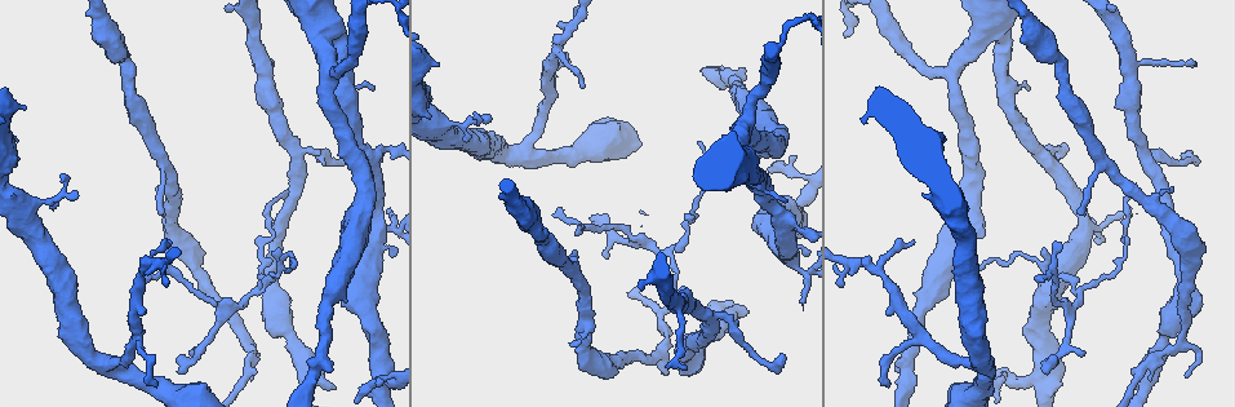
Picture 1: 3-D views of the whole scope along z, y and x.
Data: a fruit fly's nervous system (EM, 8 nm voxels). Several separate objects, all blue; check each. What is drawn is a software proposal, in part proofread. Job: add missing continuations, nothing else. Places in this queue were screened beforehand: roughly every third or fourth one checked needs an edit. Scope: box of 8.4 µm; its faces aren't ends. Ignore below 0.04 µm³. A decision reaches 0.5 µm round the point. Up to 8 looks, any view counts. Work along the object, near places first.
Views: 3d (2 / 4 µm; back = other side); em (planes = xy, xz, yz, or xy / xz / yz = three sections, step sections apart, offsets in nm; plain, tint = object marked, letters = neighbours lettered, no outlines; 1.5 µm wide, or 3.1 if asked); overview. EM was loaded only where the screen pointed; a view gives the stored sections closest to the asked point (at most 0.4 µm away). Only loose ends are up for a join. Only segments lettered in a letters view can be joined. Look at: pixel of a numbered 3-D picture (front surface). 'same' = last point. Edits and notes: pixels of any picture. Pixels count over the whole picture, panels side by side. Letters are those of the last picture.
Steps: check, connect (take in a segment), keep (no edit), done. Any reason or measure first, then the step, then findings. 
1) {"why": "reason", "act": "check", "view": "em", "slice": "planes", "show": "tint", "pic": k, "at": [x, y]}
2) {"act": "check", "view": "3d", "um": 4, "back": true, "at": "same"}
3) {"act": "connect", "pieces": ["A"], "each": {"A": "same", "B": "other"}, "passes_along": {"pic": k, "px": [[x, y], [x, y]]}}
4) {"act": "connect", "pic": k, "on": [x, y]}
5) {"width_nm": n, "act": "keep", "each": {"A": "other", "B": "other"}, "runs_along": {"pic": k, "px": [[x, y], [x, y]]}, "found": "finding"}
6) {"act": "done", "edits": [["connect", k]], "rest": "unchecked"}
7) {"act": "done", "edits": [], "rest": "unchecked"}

{"act": "check", "view": "em", "slice": "planes", "show": "letters", "pic": 1, "at": [914, 242]}

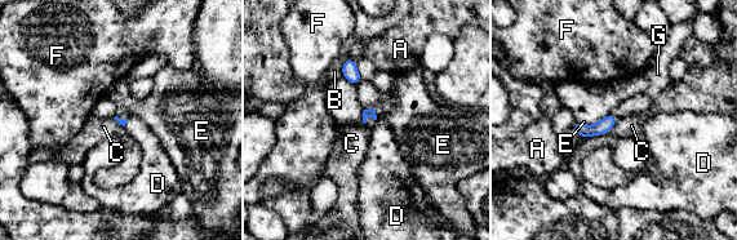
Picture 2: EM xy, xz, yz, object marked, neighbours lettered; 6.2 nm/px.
{"act": "connect", "pieces": ["G"], "each": {"A": "other", "B": "other", "C": "other", "D": "other", "E": "other", "F": "other", "G": "same"}, "passes_along": {"pic": 2, "px": [[371, 112], [368, 116], [371, 121]]}, "found": "it goes on there"}

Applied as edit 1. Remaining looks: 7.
{"why": "redraw", "act": "check", "view": "overview"}

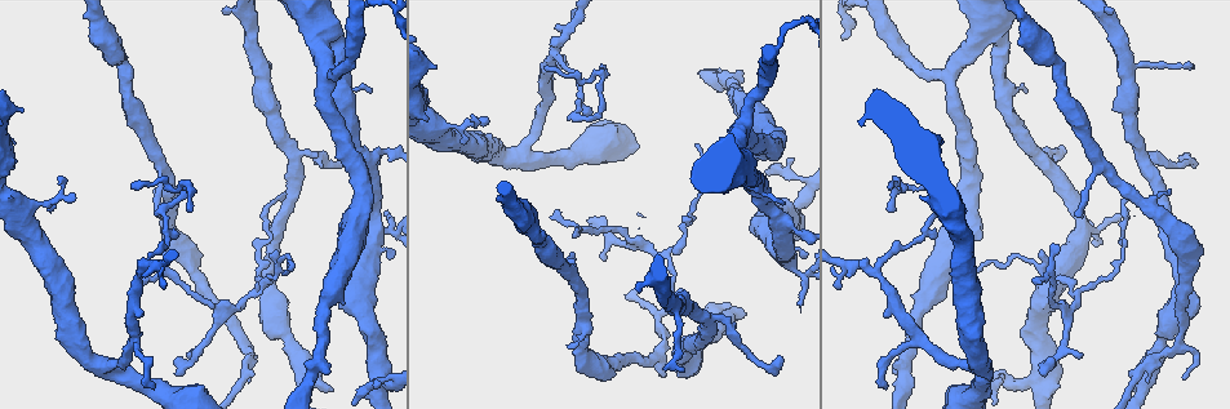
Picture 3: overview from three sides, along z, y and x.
{"why": "free end", "act": "check", "view": "em", "slice": "planes", "show": "letters", "pic": 3, "at": [667, 368]}

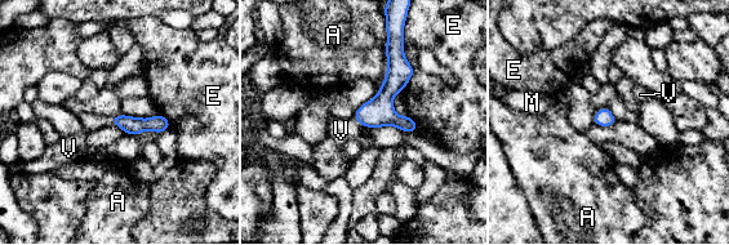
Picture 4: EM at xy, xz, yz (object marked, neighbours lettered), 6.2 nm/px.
{"width_nm": 110, "act": "connect", "pieces": ["V"], "each": {"A": "other", "E": "other", "M": "other", "V": "same"}, "passes_along": {"pic": 4, "px": [[377, 112], [358, 120], [341, 130]]}, "found": "it goes on there"}

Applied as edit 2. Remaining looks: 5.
{"why": "free end", "act": "check", "view": "em", "slice": "planes", "show": "letters", "pic": 3, "at": [1041, 281]}

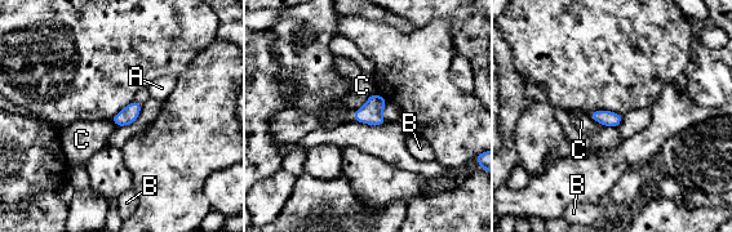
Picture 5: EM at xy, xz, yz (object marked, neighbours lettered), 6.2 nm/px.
{"act": "keep", "each": {"A": "other", "B": "other", "C": "other"}, "border": {"pic": 5, "px": [[375, 92], [355, 111]]}, "found": "none of them fits"}

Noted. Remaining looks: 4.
{"act": "done", "edits": [["connect", 2], ["connect", 4]], "rest": "unchecked"}

